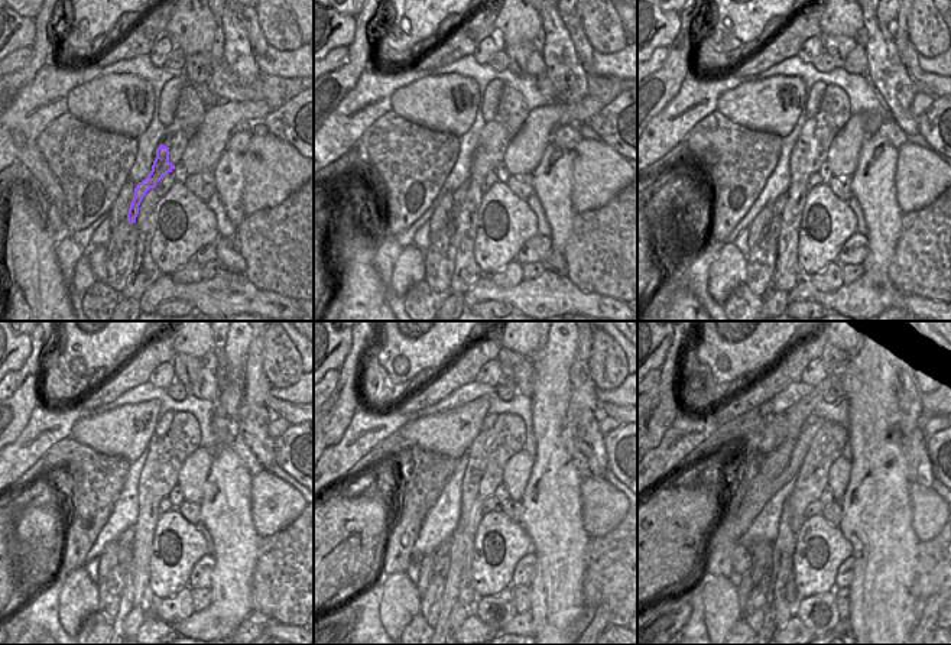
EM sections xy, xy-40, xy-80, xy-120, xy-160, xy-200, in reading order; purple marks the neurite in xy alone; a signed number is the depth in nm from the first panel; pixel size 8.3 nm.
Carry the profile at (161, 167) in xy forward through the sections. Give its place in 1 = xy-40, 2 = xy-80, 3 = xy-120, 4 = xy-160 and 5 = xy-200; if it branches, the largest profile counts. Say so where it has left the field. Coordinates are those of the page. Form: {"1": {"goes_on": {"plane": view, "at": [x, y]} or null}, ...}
{"1": {"goes_on": {"plane": "xy-40", "at": [458, 197]}}, "2": {"goes_on": {"plane": "xy-80", "at": [778, 206]}}, "3": {"goes_on": {"plane": "xy-120", "at": [126, 540]}}, "4": {"goes_on": {"plane": "xy-160", "at": [441, 554]}}, "5": {"goes_on": {"plane": "xy-200", "at": [758, 571]}}}

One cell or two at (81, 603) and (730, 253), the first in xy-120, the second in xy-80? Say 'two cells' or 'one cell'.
one cell

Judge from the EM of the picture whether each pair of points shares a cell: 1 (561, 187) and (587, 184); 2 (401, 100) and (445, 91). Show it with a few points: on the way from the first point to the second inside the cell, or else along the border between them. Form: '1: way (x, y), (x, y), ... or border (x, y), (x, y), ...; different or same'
1: border (573, 151), (573, 190), (570, 201), (575, 213); different
2: way (412, 100), (434, 100); same

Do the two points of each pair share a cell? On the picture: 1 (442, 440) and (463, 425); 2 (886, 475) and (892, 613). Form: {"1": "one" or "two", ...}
{"1": "one", "2": "one"}

